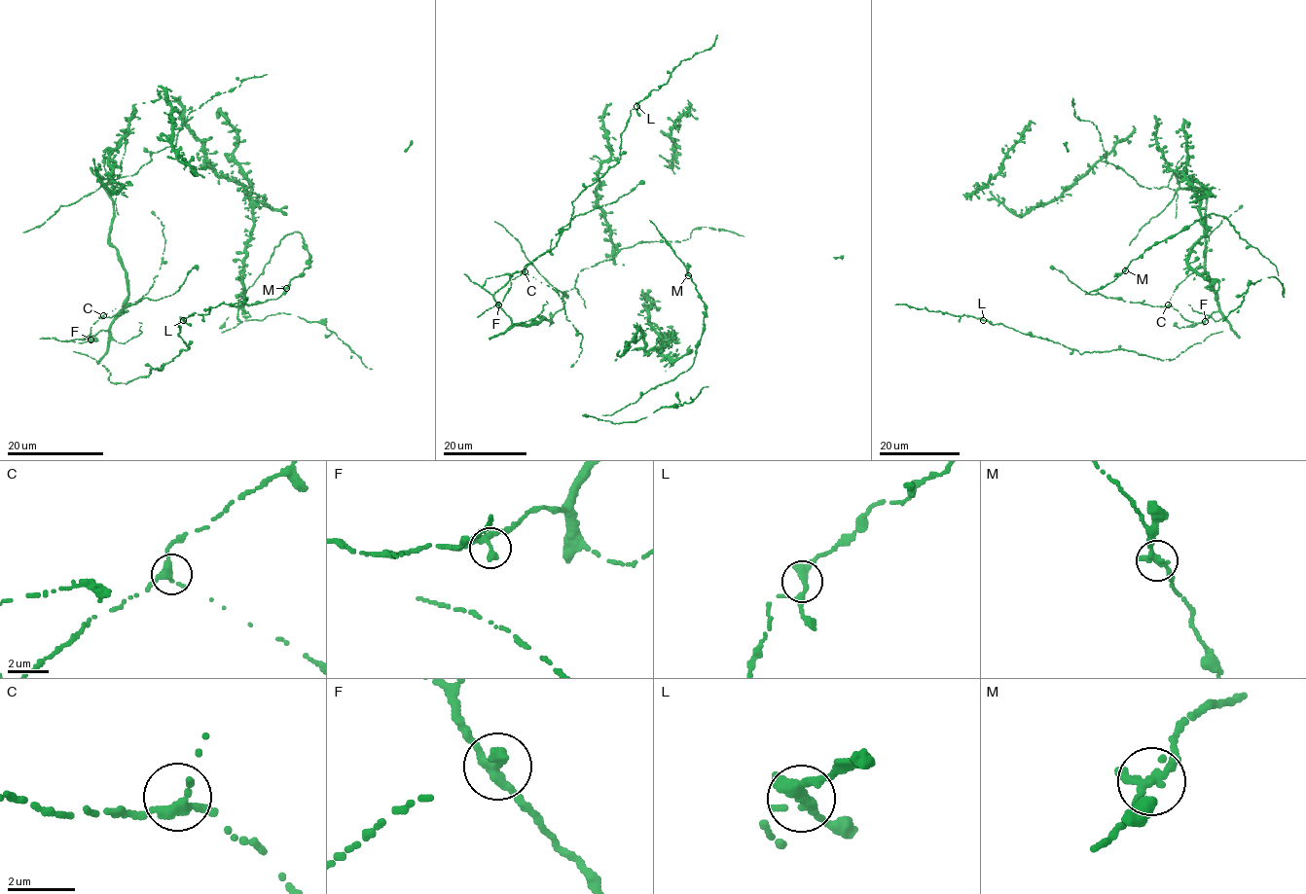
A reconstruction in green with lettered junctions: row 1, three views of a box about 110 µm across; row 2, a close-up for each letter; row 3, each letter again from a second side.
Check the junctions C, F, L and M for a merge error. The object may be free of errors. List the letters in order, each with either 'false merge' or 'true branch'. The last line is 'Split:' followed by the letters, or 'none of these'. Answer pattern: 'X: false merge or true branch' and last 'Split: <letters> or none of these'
C: true branch
F: true branch
L: true branch
M: true branch
Split: none of these

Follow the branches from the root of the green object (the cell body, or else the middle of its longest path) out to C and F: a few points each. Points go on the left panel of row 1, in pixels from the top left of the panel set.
C: (111, 180), (104, 188), (113, 208), (109, 243), (125, 270), (126, 302), (108, 330), (82, 339), (103, 315)
F: (111, 180), (104, 188), (113, 208), (109, 243), (125, 270), (127, 297), (108, 330), (90, 339)

